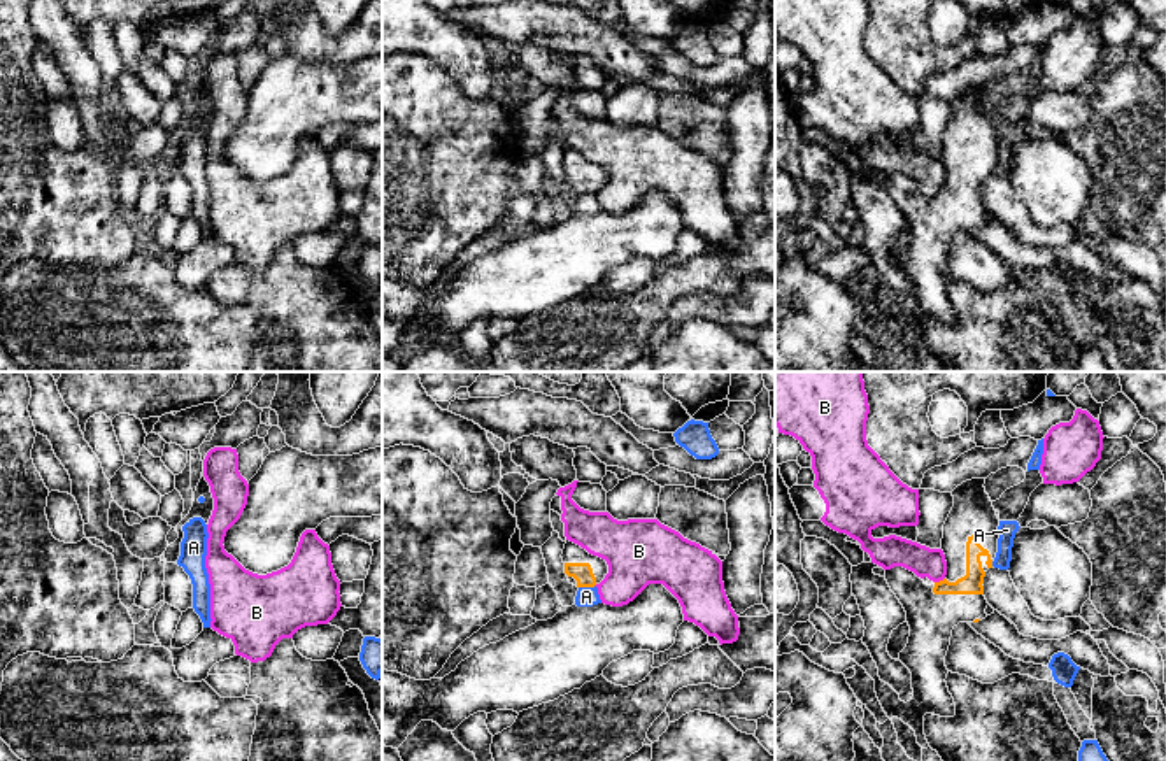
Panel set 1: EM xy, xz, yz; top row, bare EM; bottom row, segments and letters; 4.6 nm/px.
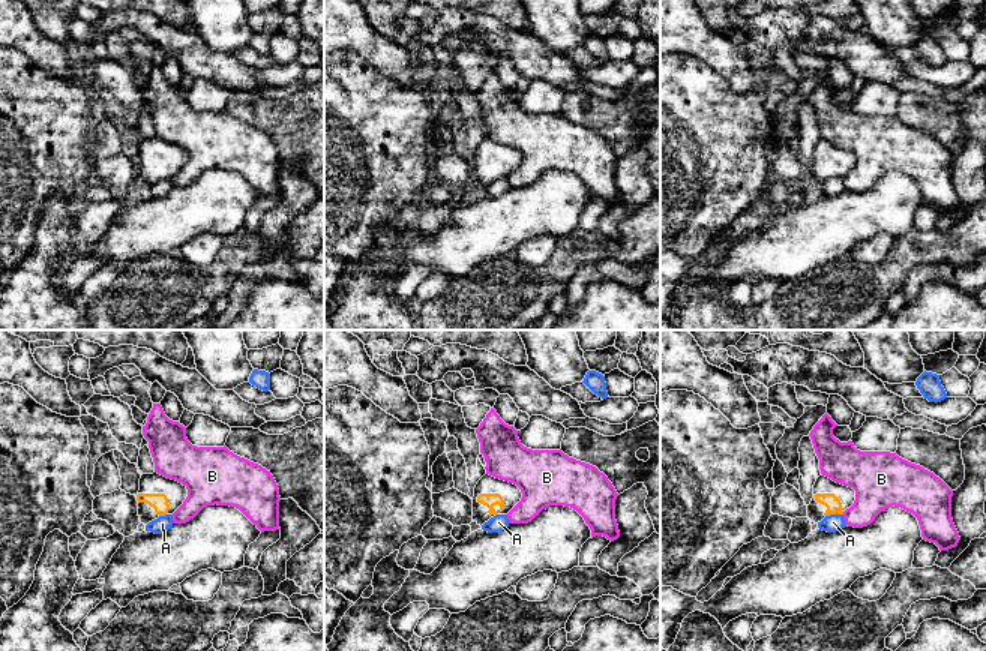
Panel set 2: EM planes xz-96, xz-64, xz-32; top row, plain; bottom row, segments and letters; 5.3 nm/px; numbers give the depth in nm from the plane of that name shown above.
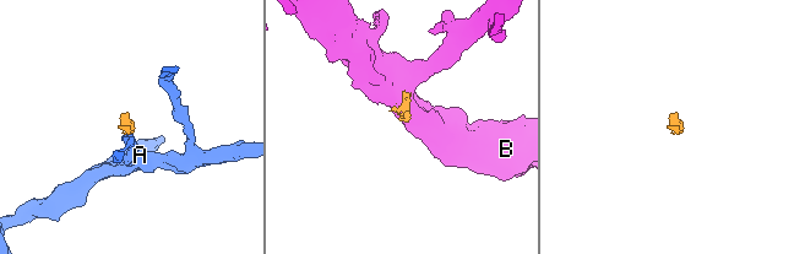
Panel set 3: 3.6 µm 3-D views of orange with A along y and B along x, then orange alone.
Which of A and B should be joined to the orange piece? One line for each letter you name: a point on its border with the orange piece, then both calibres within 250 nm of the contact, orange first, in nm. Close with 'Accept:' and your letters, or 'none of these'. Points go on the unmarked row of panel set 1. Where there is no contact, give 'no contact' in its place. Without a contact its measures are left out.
Accept: none of these

